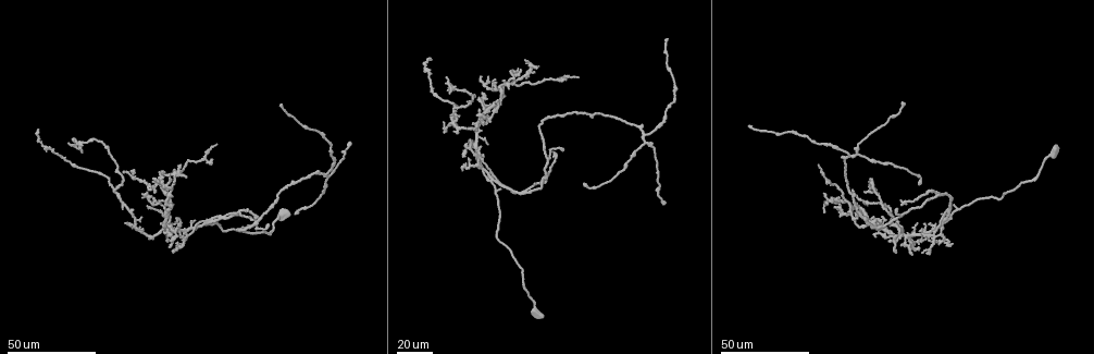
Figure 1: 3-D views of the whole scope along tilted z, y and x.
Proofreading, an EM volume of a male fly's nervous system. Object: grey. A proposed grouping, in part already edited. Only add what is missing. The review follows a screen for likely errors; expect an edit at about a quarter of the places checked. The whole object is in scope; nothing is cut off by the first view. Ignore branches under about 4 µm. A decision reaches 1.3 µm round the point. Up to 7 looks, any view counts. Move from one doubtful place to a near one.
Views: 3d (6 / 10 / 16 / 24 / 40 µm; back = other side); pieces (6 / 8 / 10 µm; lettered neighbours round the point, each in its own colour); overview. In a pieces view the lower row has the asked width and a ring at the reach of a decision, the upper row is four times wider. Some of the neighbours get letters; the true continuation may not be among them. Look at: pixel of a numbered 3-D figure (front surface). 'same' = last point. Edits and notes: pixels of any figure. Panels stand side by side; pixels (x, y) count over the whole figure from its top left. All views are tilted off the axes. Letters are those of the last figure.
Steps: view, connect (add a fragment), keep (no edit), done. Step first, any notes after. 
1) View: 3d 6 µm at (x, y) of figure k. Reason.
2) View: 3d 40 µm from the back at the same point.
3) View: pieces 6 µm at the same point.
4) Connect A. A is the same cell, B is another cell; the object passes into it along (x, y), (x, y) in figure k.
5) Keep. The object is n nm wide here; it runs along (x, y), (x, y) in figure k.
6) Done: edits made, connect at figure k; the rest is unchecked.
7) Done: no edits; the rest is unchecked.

View: 3d 40 µm at (481, 110) of figure 1. Free end.

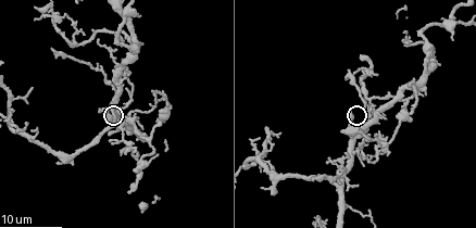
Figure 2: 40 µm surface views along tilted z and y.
View: pieces 8 µm at (107, 115) of figure 2.

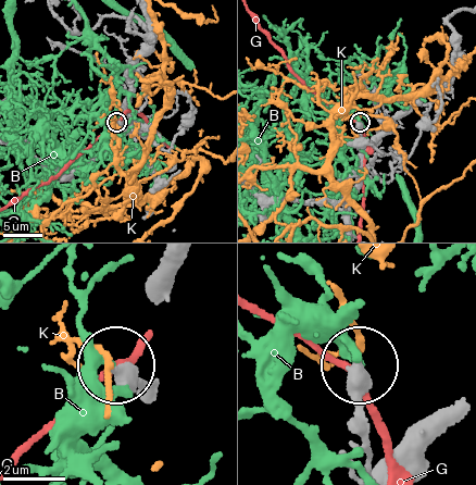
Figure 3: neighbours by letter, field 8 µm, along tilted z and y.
Keep. B, G and K are other cells; it runs along (367, 462), (362, 370) in figure 3; no lettered fragment goes on from it.

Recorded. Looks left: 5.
View: 3d 24 µm at (826, 203) of figure 1. Free end.

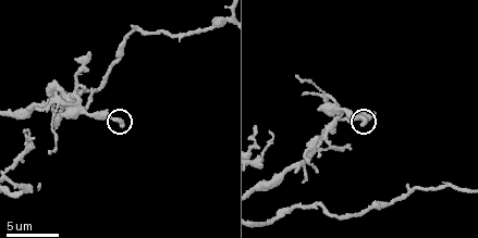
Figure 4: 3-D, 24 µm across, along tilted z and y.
View: pieces 10 µm at (123, 125) of figure 4.

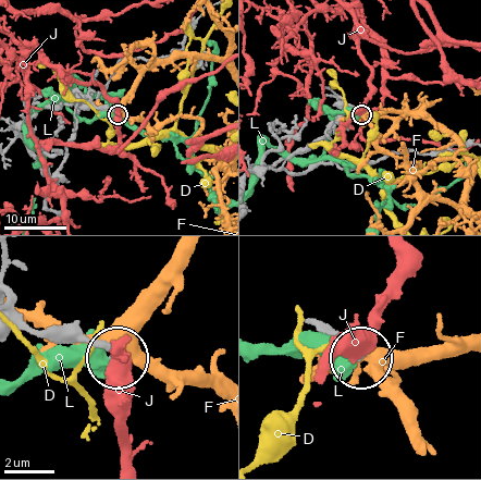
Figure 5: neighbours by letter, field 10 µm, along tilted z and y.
Keep. D, F, J and L are other cells; no lettered fragment goes on from it.

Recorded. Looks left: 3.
View: 3d 40 µm at (163, 170) of figure 1. End of a long branch.

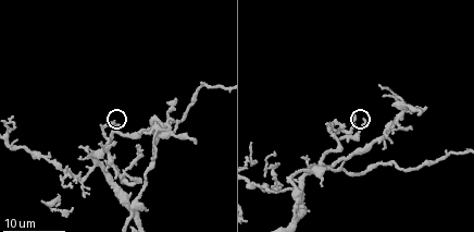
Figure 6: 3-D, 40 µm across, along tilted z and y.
View: pieces 8 µm at (355, 117) of figure 6.

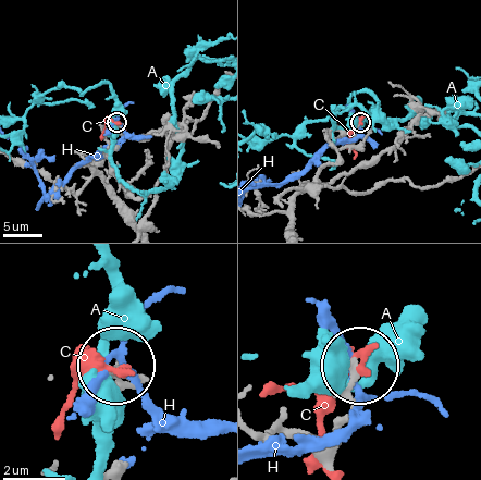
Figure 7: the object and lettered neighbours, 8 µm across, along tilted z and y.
Keep. The object is 200 nm wide here; A, C and H are other cells; no lettered fragment goes on from it.

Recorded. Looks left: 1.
Done: no edits; the rest is unchecked.

